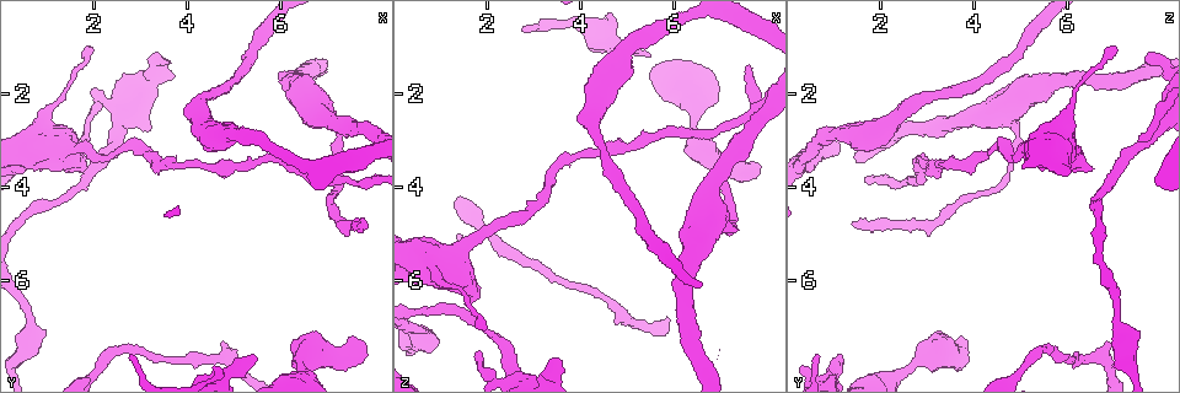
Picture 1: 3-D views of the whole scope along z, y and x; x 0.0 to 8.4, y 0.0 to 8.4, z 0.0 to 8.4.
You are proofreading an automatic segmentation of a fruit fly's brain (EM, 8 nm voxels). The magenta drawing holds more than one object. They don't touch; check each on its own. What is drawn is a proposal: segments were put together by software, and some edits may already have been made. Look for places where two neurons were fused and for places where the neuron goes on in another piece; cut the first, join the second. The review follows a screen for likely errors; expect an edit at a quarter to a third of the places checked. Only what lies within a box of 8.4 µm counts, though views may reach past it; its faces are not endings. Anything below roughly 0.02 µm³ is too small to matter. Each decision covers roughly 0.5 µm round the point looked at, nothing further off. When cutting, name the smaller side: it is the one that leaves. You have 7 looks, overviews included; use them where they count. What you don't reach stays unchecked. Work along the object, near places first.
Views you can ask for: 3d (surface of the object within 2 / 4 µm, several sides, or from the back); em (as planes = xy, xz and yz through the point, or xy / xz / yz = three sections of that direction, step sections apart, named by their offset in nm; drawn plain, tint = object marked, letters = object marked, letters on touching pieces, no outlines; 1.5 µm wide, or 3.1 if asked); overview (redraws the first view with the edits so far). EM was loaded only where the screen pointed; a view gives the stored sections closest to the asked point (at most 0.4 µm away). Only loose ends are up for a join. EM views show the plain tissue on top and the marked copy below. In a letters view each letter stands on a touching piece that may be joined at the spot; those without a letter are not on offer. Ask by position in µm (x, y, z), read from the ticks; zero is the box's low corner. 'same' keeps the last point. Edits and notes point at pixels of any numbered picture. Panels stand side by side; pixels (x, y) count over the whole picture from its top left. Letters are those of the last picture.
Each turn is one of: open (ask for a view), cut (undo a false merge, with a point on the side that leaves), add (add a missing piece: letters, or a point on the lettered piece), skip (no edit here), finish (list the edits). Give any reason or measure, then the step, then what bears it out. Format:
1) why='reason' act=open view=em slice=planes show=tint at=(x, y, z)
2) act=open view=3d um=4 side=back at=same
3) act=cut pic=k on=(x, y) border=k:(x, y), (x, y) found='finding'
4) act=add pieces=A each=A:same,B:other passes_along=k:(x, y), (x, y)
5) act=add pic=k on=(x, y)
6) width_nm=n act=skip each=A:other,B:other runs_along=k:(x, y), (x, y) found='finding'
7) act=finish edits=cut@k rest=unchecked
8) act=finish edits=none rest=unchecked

why='thin end' act=open view=3d um=2 at=(5.45, 7.65, 1.15)

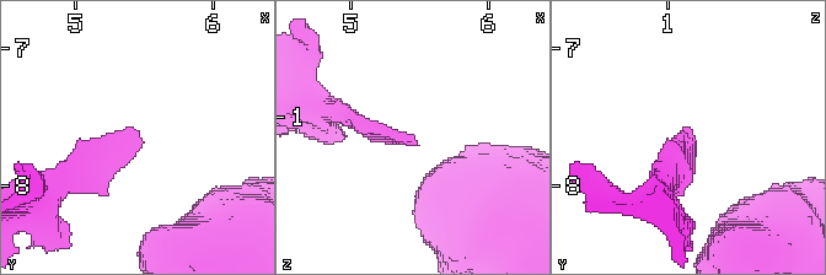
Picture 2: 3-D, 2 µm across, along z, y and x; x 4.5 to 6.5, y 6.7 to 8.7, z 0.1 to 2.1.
why='need the tissue' act=open view=em slice=planes show=letters at=(5.46, 7.62, 1.16)

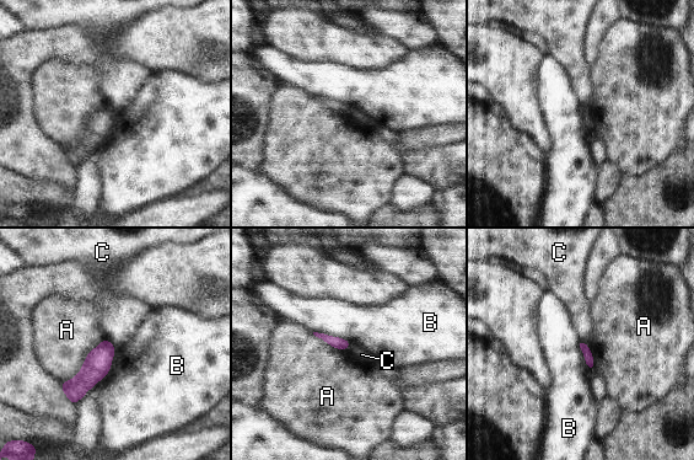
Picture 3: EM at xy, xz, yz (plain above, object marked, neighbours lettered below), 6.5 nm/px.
act=skip each=A:other,B:other,C:other found='no lettered piece goes on from it'

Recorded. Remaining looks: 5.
act=open view=em slice=planes show=letters at=(7.85, 7.35, 3.70)

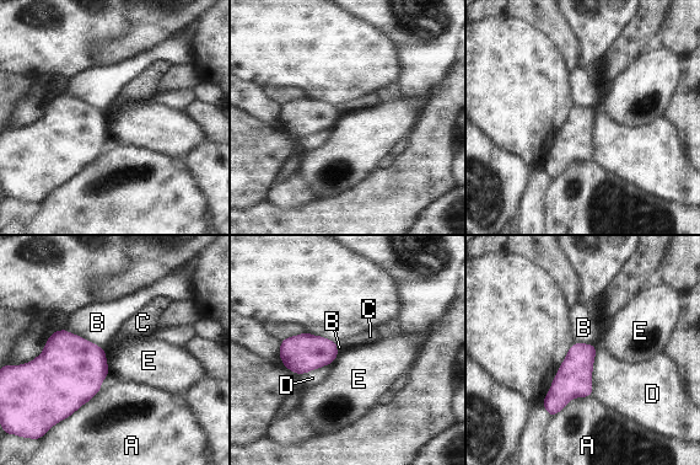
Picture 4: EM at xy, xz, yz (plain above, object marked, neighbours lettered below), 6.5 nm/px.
act=skip each=A:other,B:other,C:other,D:other,E:other border=4:(104, 351), (109, 372) found='no lettered piece goes on from it'

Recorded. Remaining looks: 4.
why='free end' act=open view=em slice=planes show=letters at=(2.80, 7.65, 0.60)

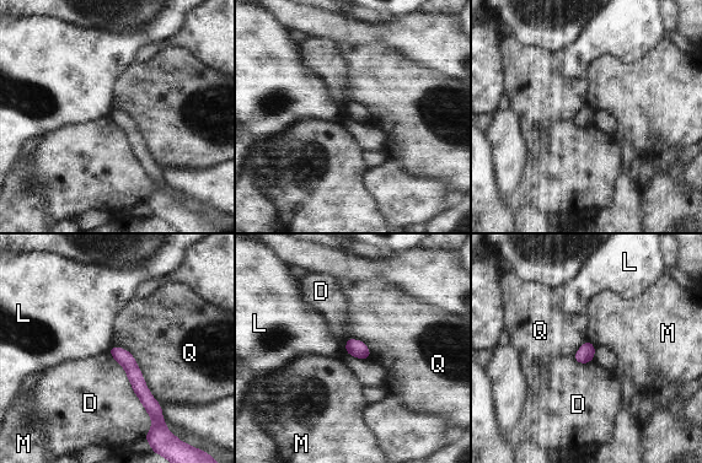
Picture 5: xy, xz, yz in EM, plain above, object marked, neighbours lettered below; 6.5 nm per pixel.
width_nm=100 act=skip each=D:other,L:other,M:other,Q:other runs_along=5:(114, 349), (129, 364), (155, 414) found='no lettered piece goes on from it'

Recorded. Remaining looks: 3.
act=finish edits=none rest=unchecked

